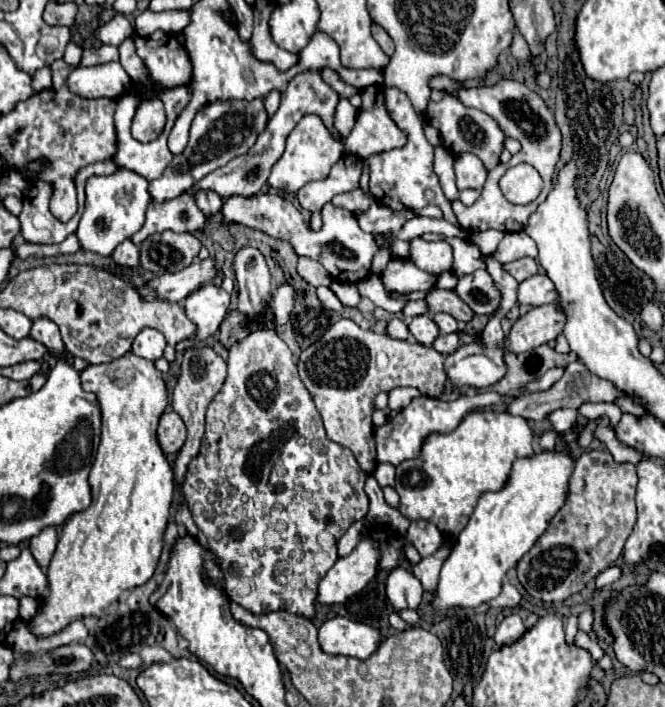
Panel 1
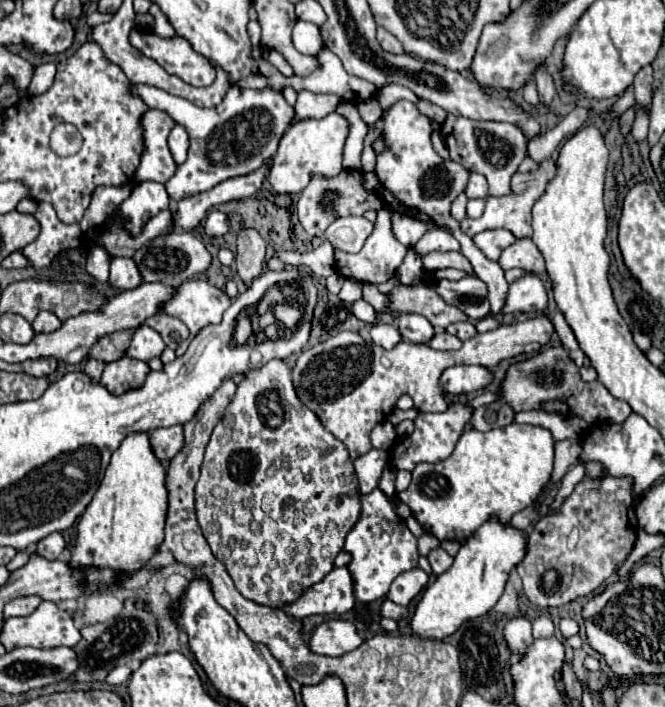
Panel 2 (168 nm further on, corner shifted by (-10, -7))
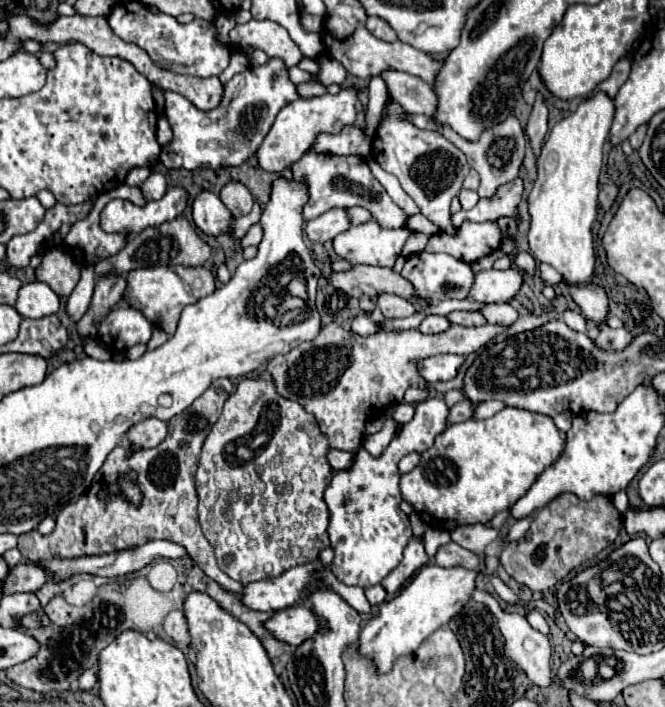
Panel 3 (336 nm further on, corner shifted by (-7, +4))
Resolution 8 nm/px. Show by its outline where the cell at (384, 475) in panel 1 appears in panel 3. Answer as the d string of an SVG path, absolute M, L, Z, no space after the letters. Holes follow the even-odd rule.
M417 452L407 454L407 456L401 458L401 462L399 462L399 474L407 474L407 472L411 472L411 470L415 468L417 462L419 462L419 454L417 454Z

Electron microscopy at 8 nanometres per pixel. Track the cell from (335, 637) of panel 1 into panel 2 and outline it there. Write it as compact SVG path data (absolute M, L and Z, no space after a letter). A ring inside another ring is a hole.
M324 621L320 623L310 639L308 639L308 647L310 651L318 653L318 655L328 655L328 657L338 657L344 655L356 647L362 645L362 637L358 635L356 627L350 621Z

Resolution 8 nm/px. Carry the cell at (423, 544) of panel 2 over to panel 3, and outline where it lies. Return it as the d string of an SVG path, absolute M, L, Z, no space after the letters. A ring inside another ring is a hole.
M427 528L425 536L423 536L423 542L425 542L425 552L427 556L435 556L437 548L447 544L451 538L449 538L449 532L447 530L435 530L435 528Z

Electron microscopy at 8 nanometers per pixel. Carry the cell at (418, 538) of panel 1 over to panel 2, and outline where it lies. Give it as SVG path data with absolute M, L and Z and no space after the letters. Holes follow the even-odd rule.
M438 547L438 549L430 551L428 561L430 561L430 565L432 565L432 573L434 573L434 575L440 575L440 573L444 573L446 569L450 569L450 565L454 563L454 557L450 557L442 547Z

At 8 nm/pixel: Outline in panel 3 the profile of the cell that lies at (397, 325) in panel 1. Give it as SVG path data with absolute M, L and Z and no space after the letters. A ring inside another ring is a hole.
M359 314L353 320L353 332L361 334L361 336L371 336L371 334L377 334L379 330L381 330L381 322L373 320L369 314Z

